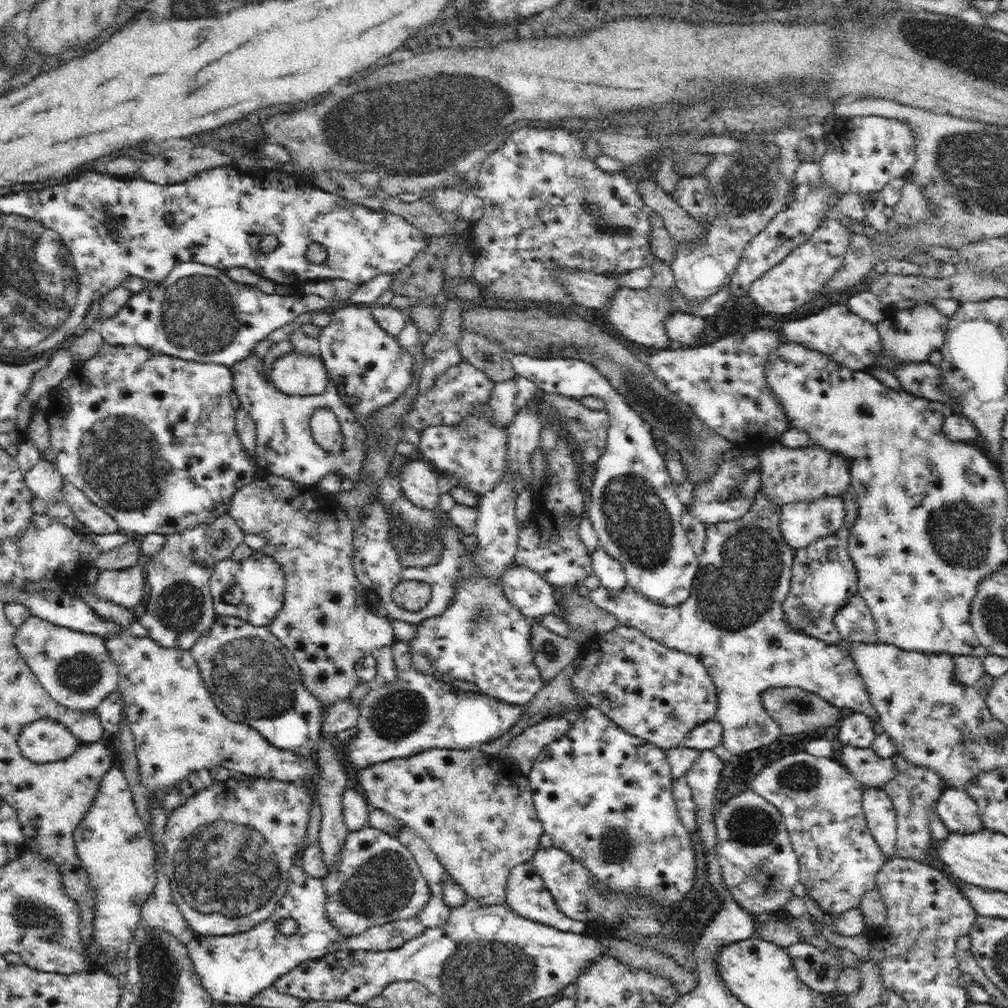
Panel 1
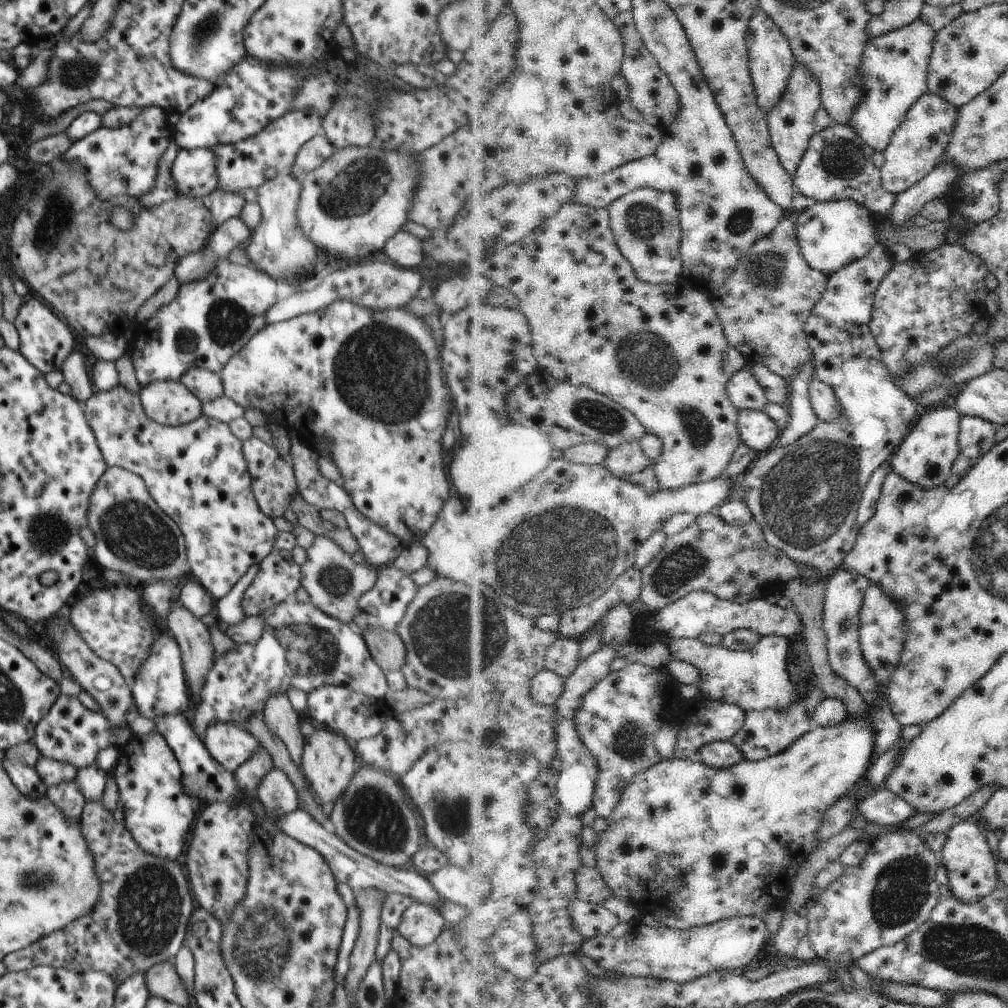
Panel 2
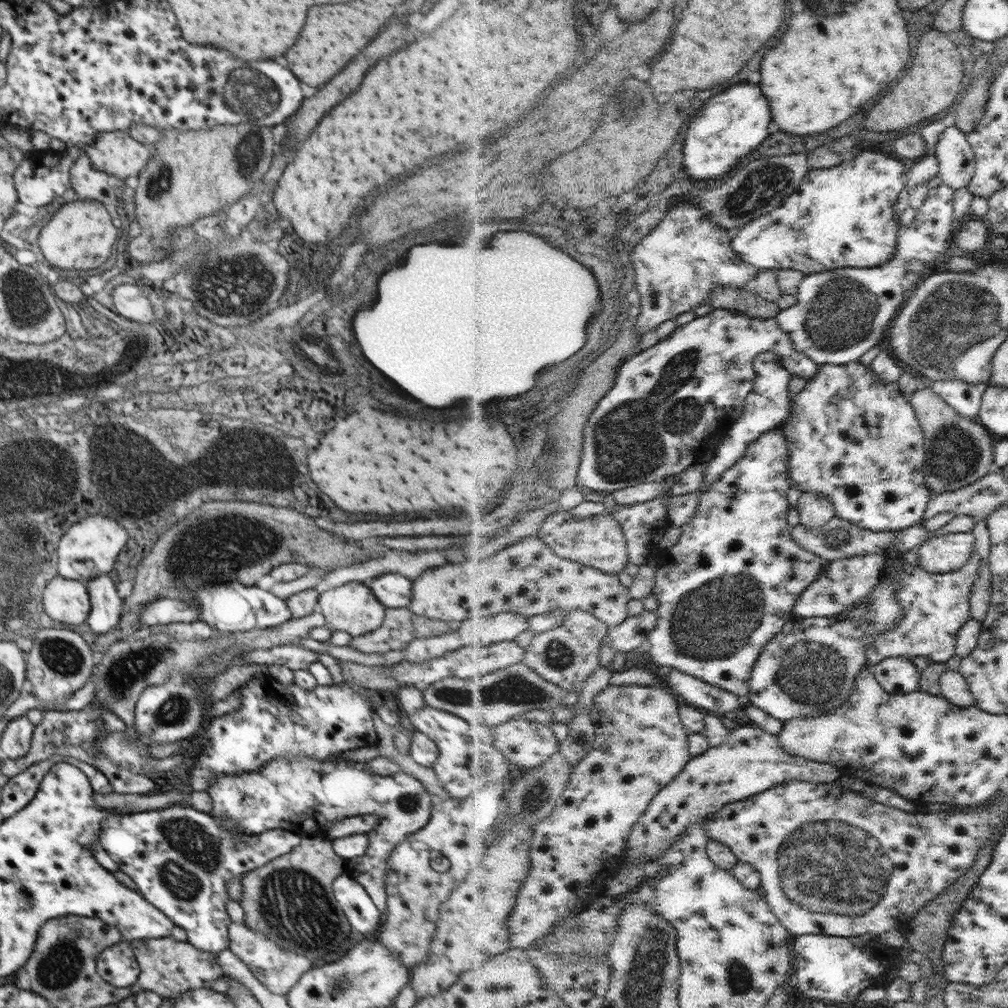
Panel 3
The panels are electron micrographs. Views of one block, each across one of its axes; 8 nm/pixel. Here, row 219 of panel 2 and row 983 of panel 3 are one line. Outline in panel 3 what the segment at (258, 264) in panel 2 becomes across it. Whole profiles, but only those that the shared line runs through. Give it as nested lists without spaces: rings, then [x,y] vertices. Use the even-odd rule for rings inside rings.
[[[231,922],[227,929],[228,939],[230,939],[229,949],[248,966],[258,982],[274,994],[286,996],[300,977],[312,968],[312,962],[308,957],[282,950],[272,940],[264,938],[262,932],[252,930],[244,923]]]

